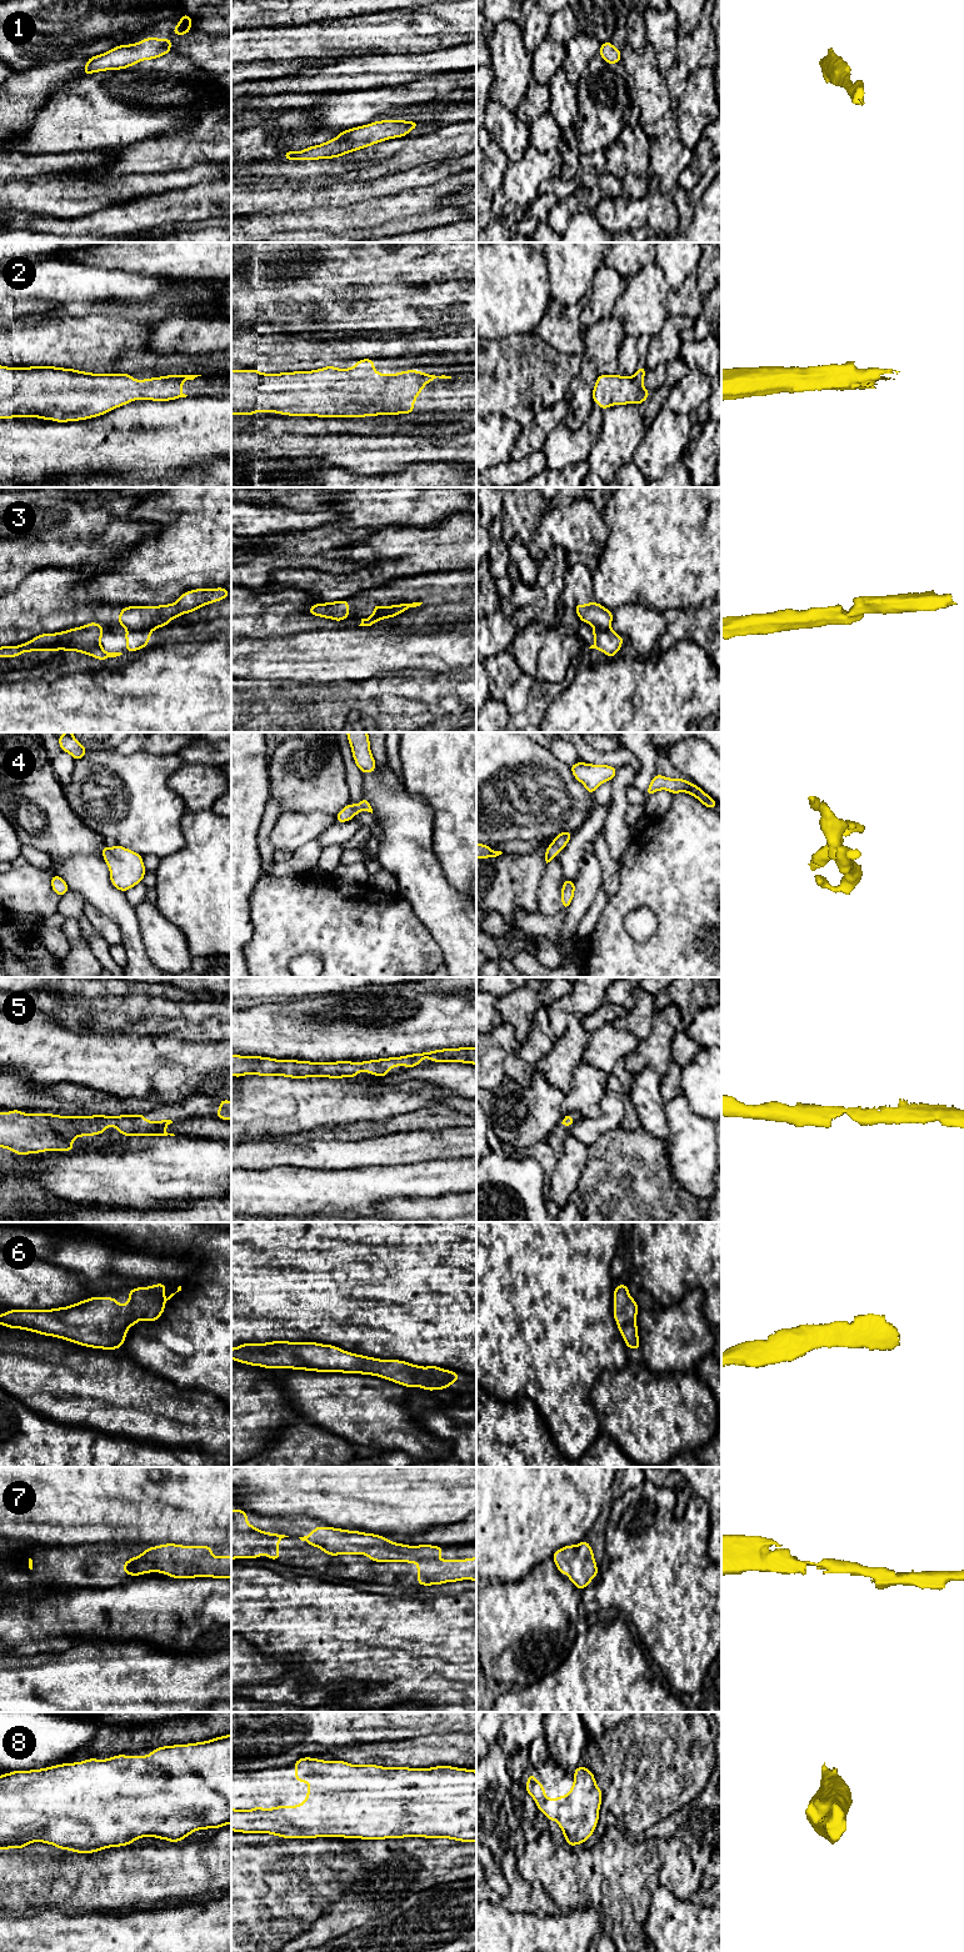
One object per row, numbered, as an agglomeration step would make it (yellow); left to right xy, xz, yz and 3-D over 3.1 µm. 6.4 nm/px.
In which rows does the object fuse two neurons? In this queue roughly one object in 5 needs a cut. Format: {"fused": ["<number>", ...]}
{"fused": ["3"]}

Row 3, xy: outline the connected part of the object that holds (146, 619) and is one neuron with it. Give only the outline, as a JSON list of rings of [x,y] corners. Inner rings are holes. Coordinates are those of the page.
[[[225,587],[196,589],[184,592],[174,604],[123,607],[120,609],[118,625],[125,626],[131,631],[144,631],[150,635],[155,629],[170,625],[171,619],[228,597],[230,597],[230,594]]]

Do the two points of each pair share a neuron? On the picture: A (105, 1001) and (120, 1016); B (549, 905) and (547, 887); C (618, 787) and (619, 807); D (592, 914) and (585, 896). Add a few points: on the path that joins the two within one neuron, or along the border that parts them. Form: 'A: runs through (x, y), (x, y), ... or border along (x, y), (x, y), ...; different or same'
A: border along (120, 1009), (113, 1011); different
B: runs through (549, 901), (549, 891); same
C: runs through (619, 792), (619, 802); same
D: border along (602, 886), (574, 932); different

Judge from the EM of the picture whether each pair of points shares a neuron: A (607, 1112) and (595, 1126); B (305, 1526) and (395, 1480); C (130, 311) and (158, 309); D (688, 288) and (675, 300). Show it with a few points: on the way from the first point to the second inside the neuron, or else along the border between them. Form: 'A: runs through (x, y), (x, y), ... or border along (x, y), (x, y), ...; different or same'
A: runs through (605, 1116), (599, 1122); same
B: border along (286, 1517), (309, 1516), (319, 1525); different
C: runs through (136, 311), (151, 311); same
D: runs through (685, 290), (678, 298); same

